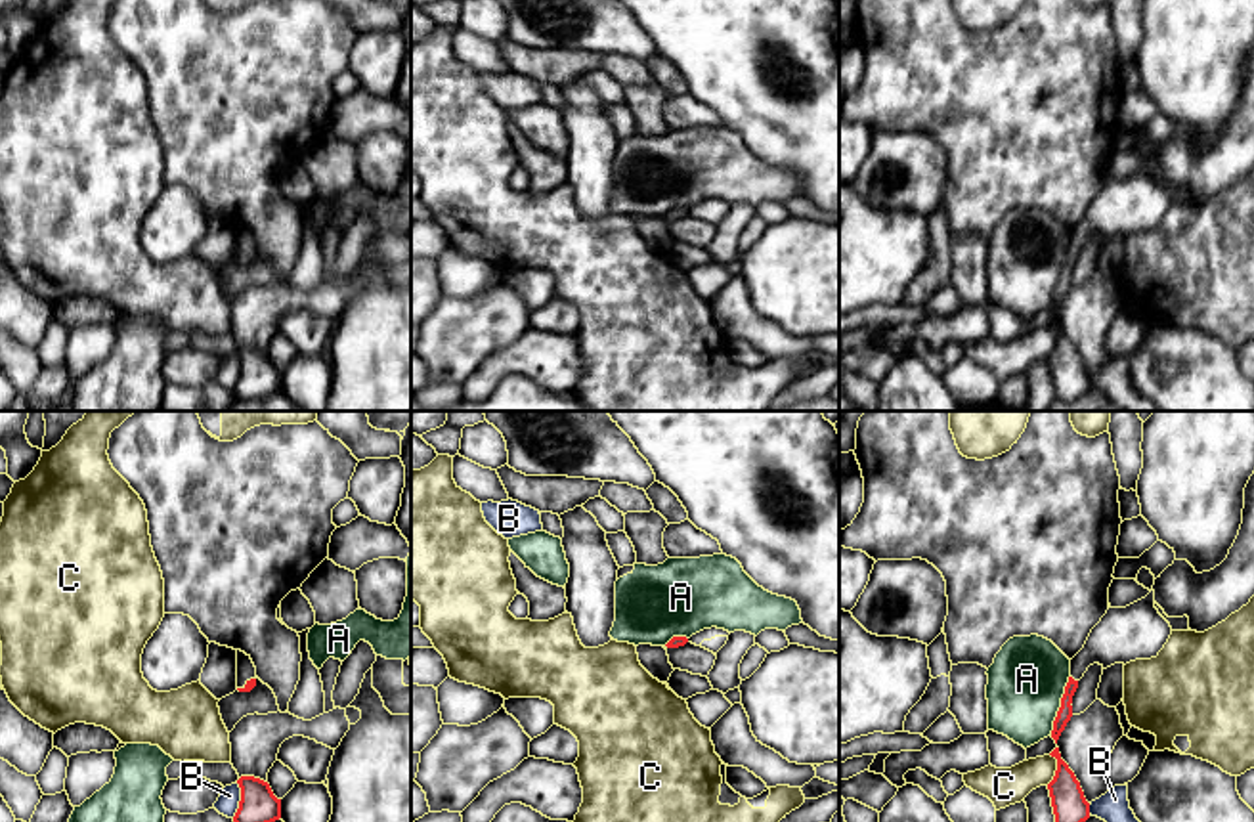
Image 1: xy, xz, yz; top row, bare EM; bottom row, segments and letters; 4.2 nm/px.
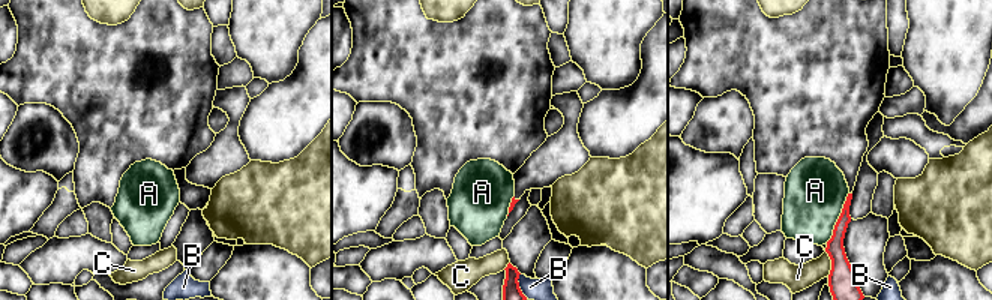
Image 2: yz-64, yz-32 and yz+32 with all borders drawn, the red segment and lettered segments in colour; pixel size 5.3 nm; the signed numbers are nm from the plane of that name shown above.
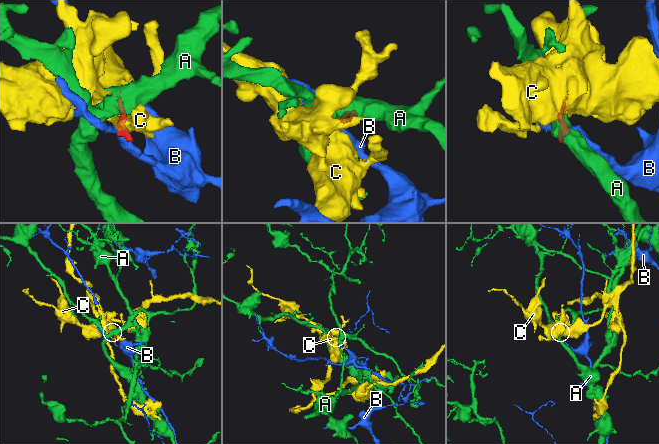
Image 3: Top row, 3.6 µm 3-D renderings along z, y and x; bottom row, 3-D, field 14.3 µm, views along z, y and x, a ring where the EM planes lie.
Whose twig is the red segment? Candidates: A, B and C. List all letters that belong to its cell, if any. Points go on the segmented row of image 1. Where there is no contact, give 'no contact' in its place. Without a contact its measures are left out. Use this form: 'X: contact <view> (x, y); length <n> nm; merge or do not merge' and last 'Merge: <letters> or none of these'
A: contact yz (1061, 706); length 260 nm; do not merge
B: contact xy (241, 800); length 150 nm; do not merge
C: contact yz (1058, 769); length 140 nm; do not merge
Merge: none of these

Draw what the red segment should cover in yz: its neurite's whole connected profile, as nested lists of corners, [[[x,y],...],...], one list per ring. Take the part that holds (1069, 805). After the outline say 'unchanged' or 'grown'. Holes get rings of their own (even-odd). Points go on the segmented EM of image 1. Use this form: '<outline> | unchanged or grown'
[[[1059,747],[1049,755],[1057,759],[1055,776],[1048,784],[1055,822],[1086,822],[1090,818],[1090,803],[1084,797],[1080,782],[1061,759]]] | unchanged

